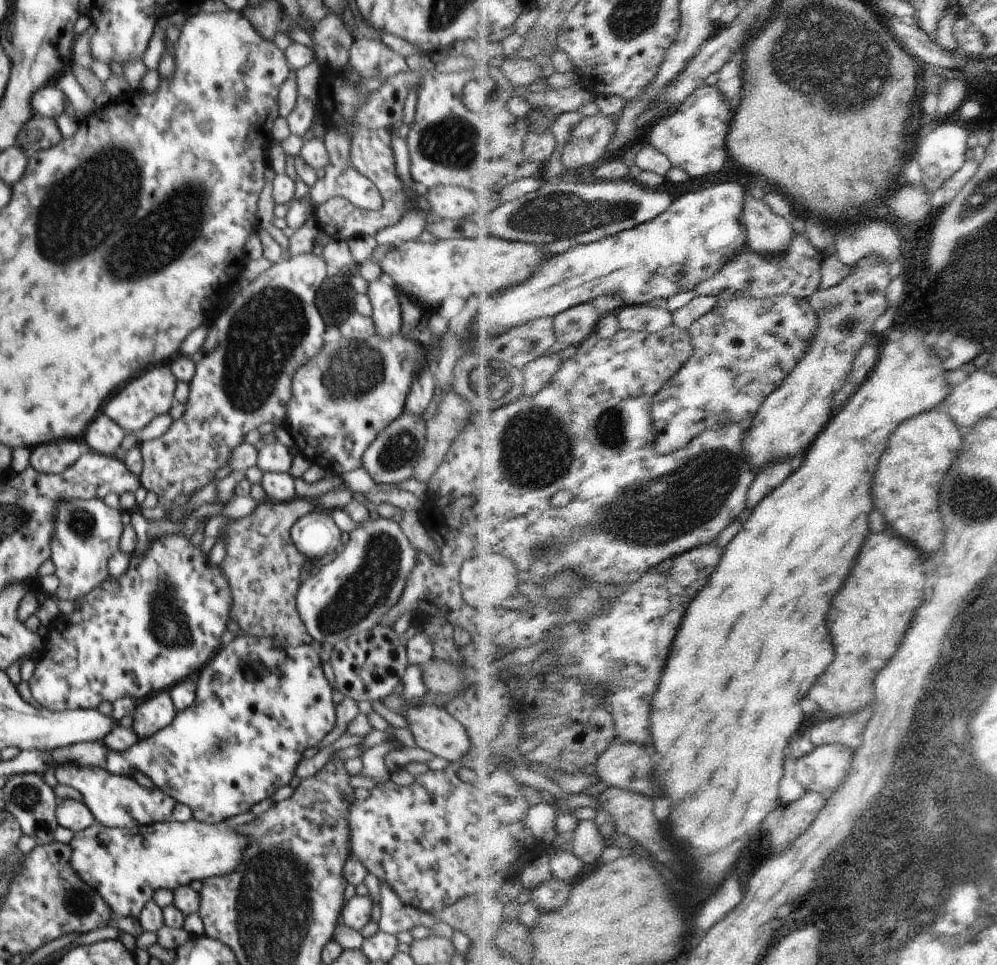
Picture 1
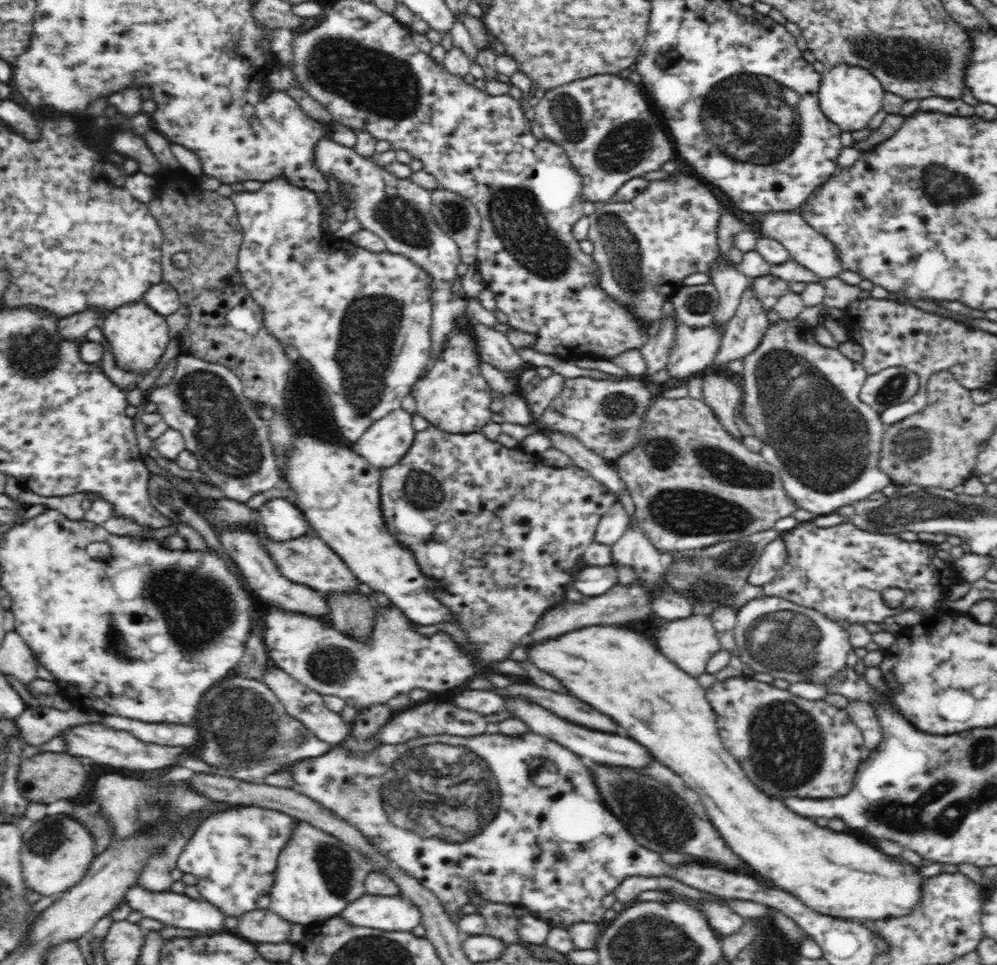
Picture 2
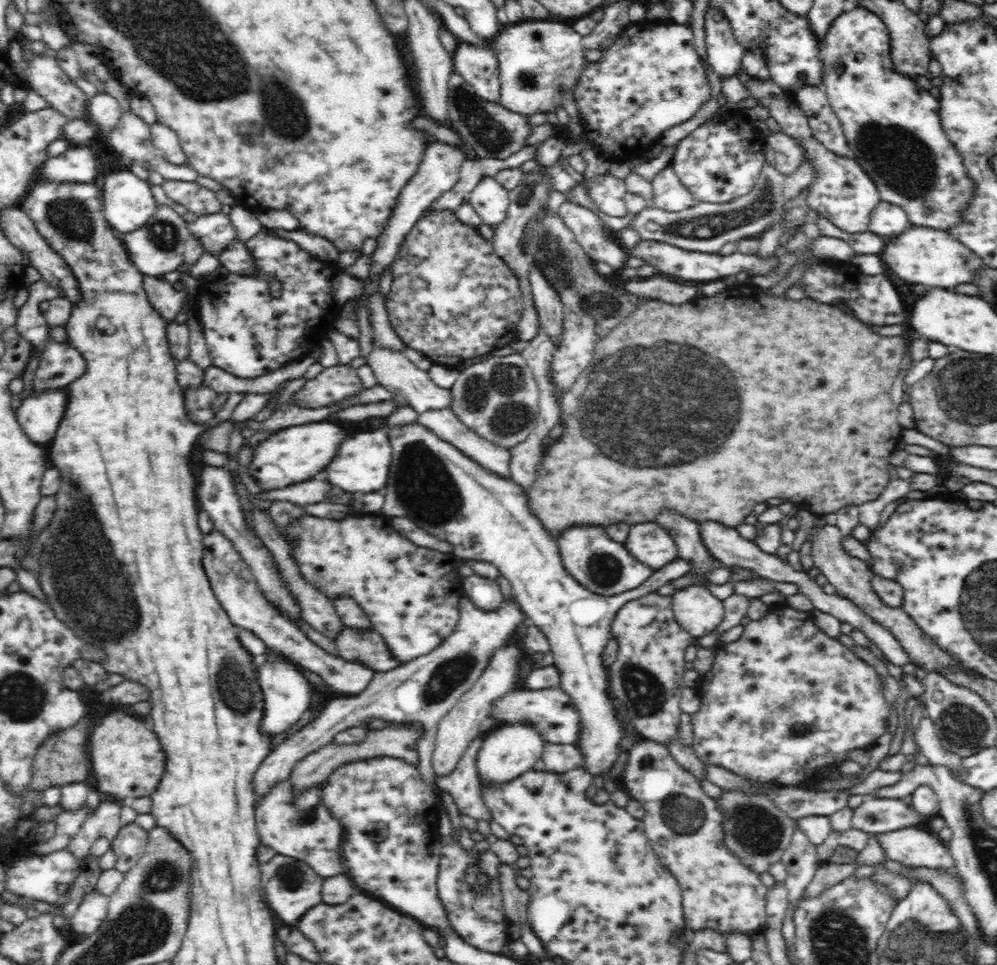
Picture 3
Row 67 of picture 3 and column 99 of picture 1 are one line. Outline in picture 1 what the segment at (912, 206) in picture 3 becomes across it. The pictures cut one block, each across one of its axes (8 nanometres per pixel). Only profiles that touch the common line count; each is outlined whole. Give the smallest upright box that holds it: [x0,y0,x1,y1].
[71,819,248,918]

